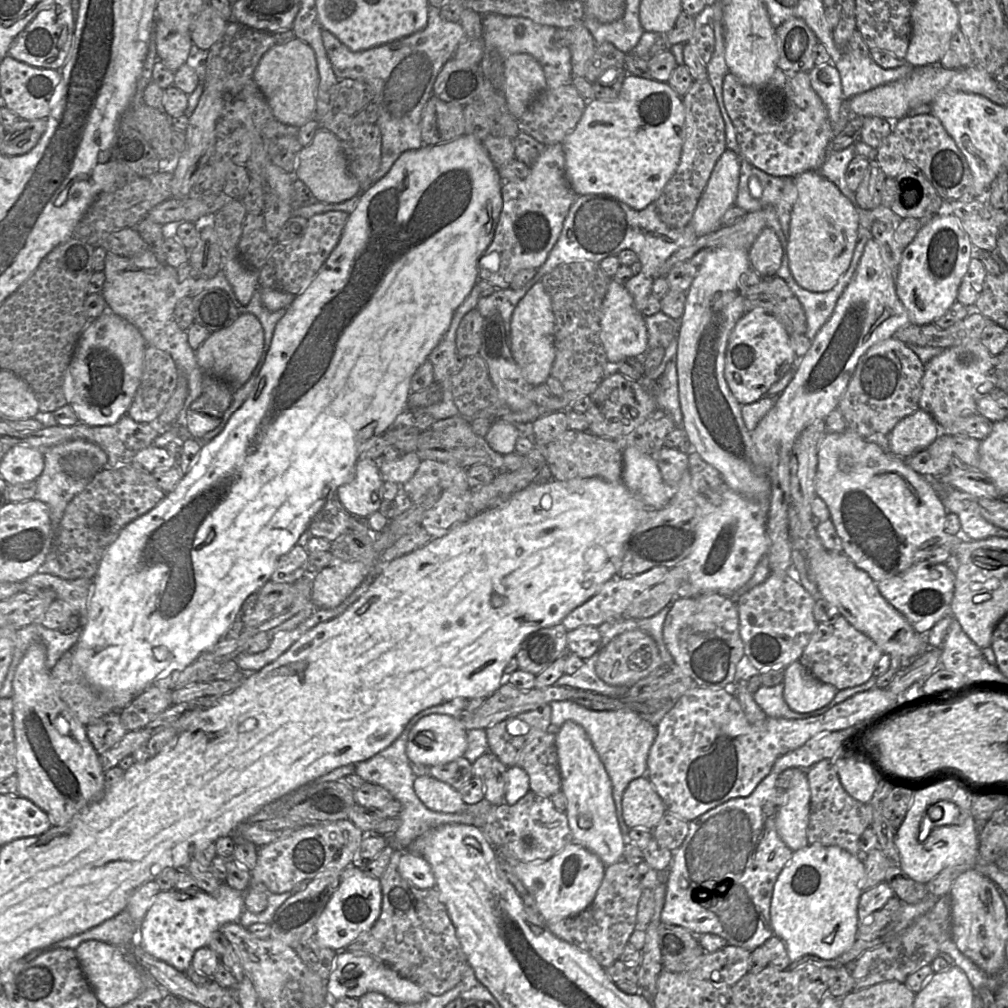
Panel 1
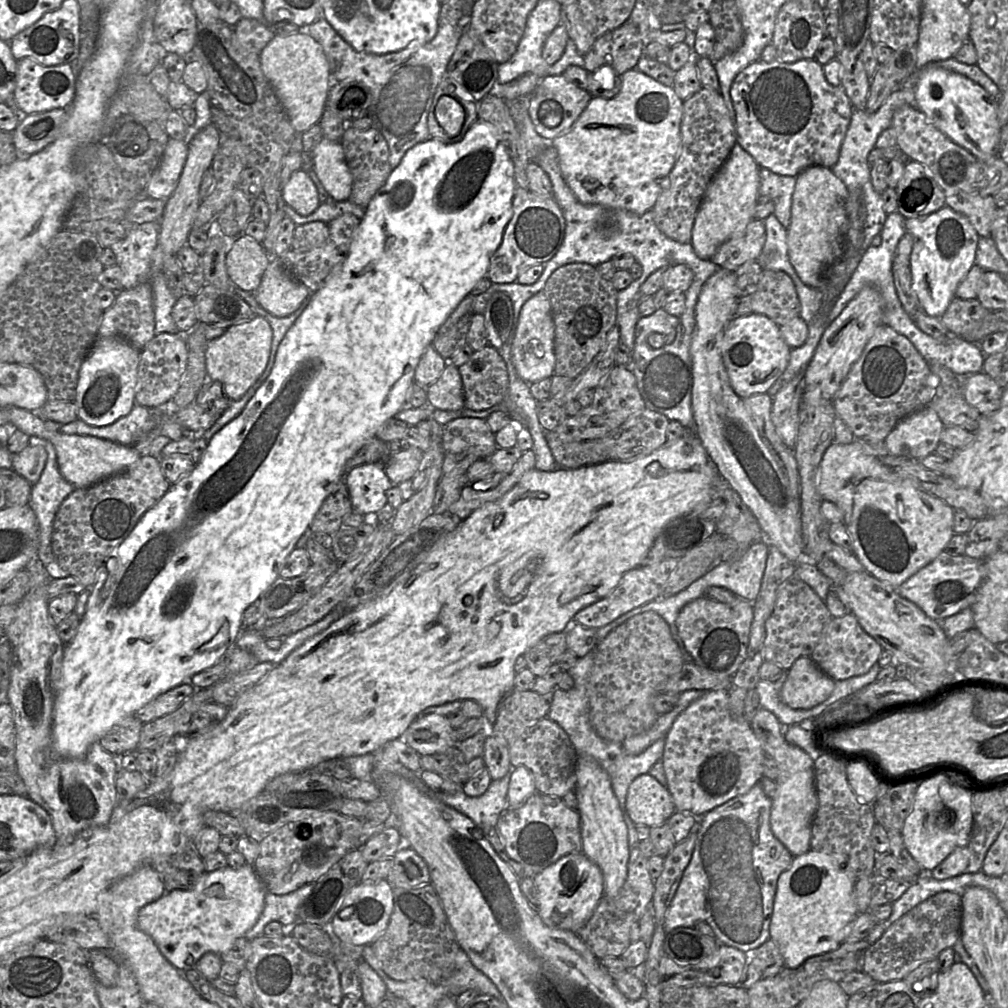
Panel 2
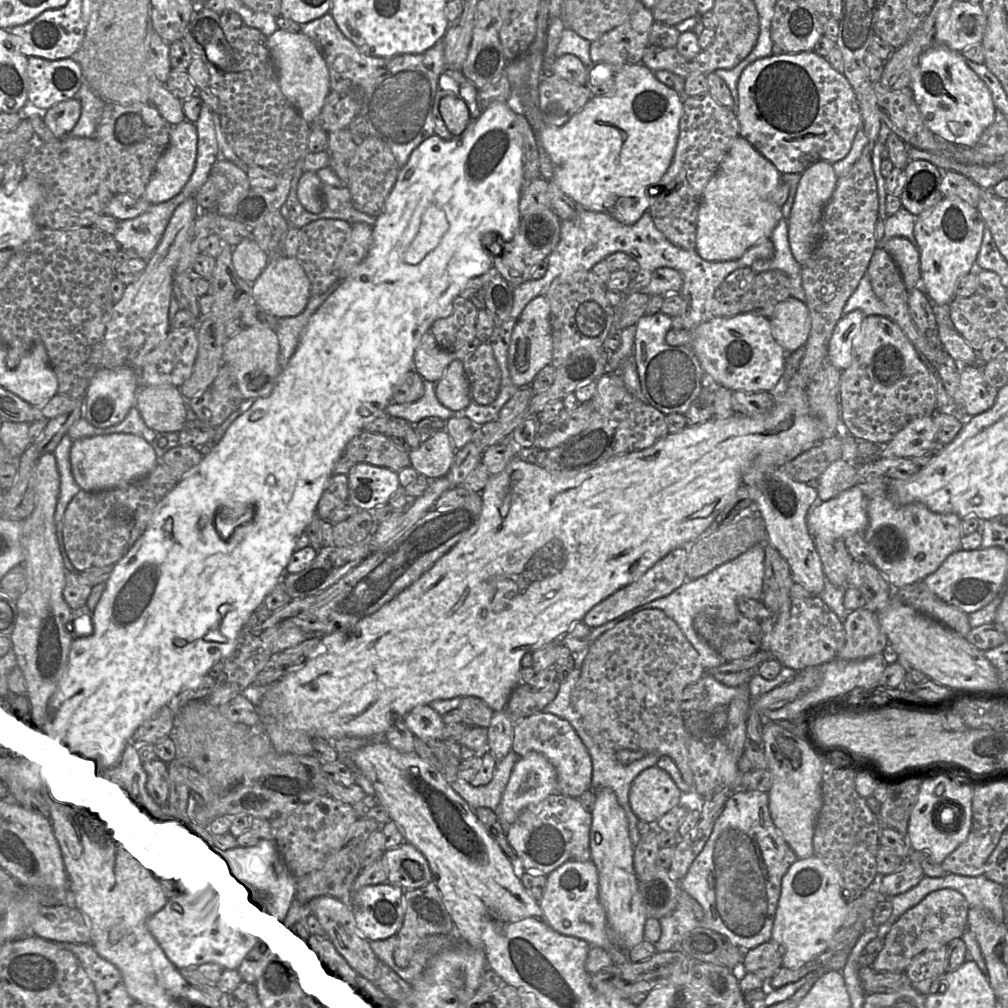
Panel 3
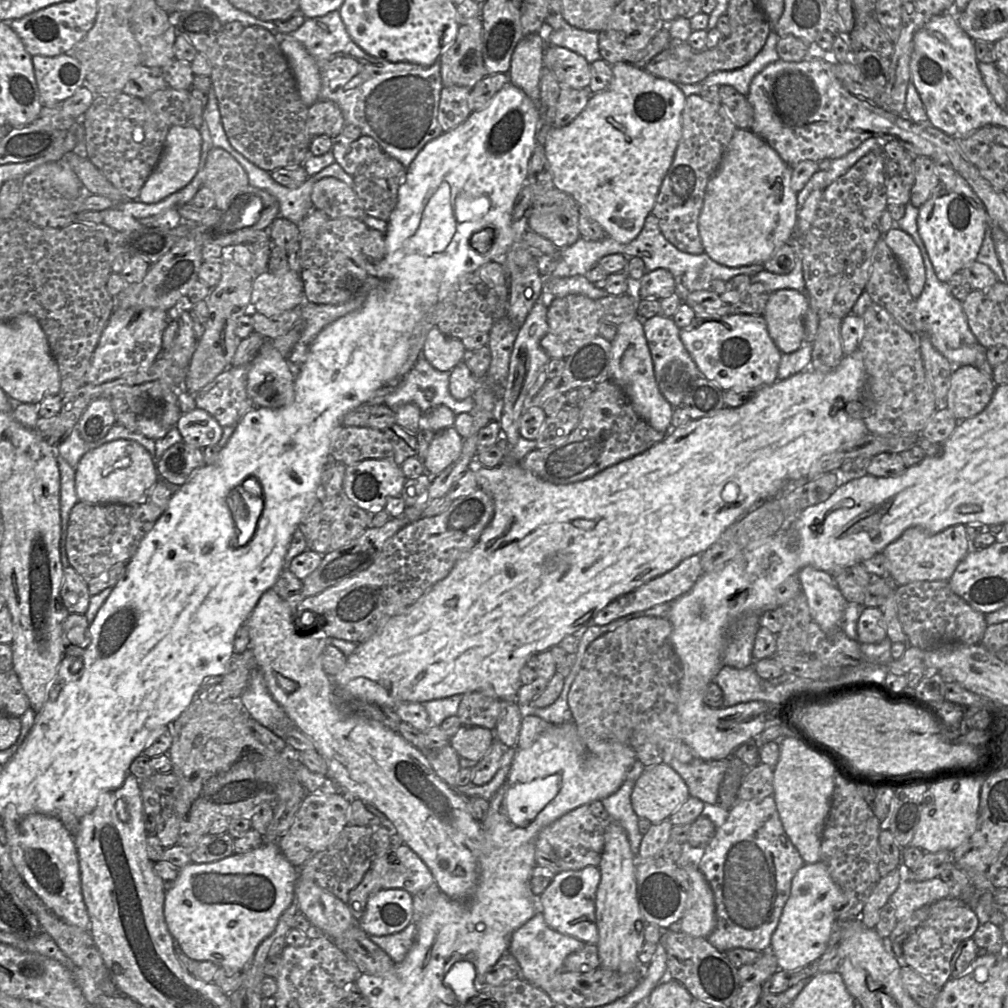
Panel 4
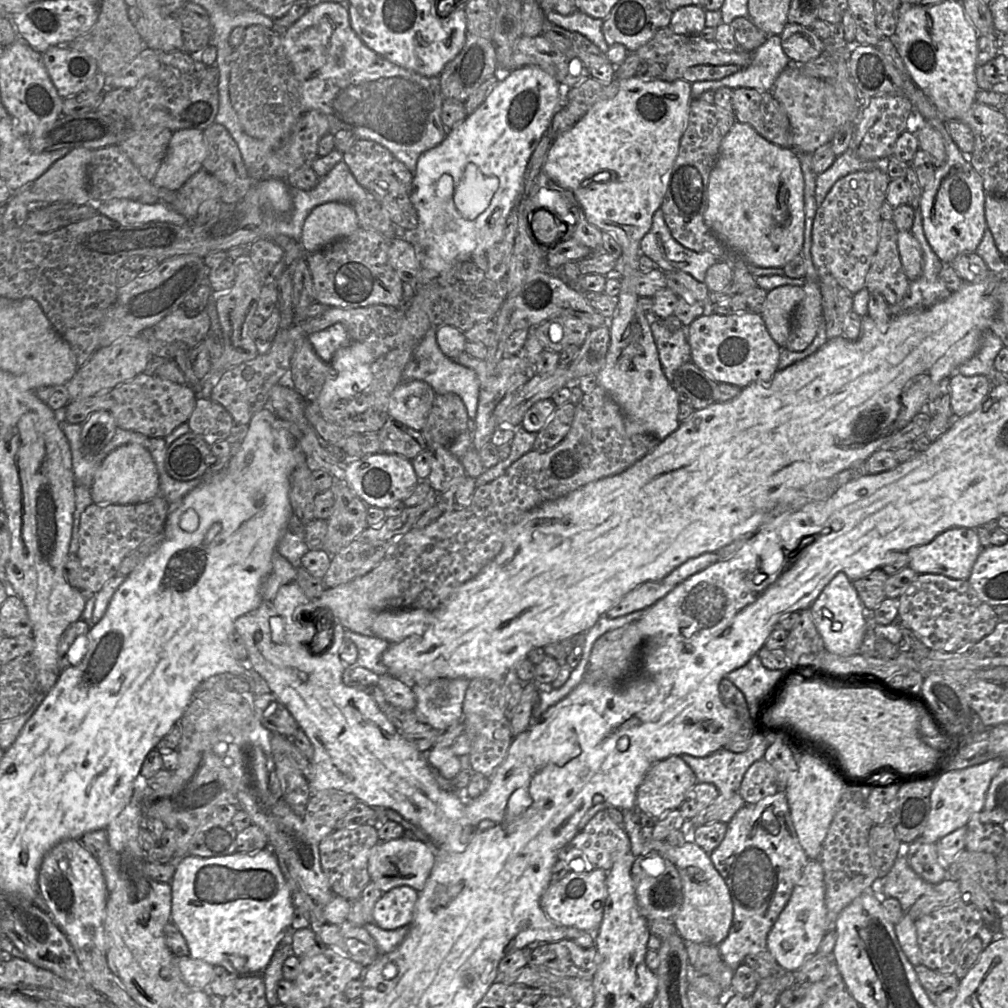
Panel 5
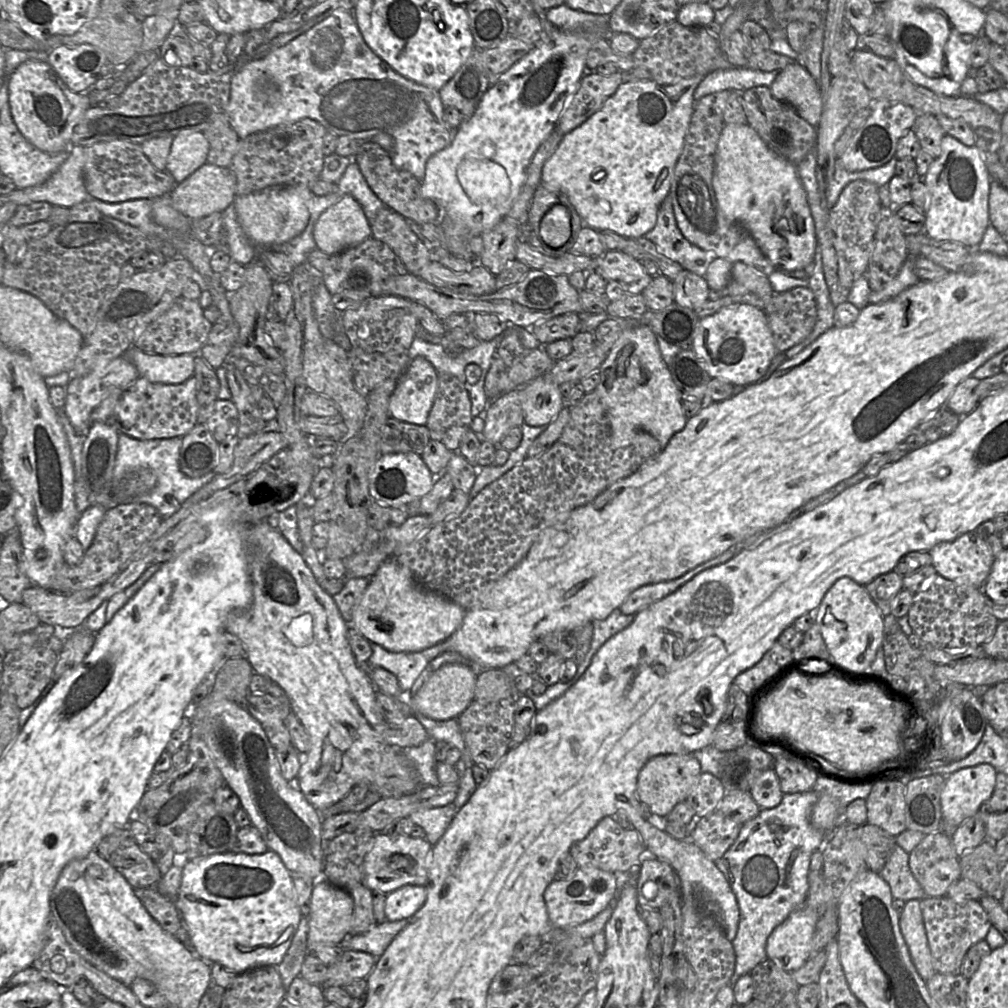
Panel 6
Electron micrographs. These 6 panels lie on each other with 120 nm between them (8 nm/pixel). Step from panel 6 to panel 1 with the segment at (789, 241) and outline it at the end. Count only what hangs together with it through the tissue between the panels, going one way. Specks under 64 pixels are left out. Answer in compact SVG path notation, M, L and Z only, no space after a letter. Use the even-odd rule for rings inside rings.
M729 149L717 161L691 219L697 237L722 227L723 215L736 200L740 162L741 158Z

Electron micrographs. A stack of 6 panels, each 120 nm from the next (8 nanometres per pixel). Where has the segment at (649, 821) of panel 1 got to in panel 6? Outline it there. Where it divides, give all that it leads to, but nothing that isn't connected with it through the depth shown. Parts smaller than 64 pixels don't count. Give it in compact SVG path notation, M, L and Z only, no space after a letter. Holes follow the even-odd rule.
M660 754L649 759L640 770L637 781L638 798L653 814L667 817L674 806L686 800L701 775L699 761L692 754Z

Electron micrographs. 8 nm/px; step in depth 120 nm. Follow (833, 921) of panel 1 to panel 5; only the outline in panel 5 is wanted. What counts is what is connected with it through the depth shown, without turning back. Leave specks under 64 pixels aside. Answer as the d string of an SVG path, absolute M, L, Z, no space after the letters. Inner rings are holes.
M817 858L810 860L803 870L803 875L794 887L791 898L767 937L767 949L776 961L786 970L799 970L807 959L815 955L826 935L824 870Z

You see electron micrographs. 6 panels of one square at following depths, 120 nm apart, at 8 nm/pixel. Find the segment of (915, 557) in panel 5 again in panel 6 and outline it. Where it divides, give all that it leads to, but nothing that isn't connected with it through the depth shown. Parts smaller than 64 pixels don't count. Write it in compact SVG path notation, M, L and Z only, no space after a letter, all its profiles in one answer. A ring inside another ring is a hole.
M975 531L964 533L953 541L940 542L929 553L937 574L948 580L978 588L982 588L995 560L987 540Z

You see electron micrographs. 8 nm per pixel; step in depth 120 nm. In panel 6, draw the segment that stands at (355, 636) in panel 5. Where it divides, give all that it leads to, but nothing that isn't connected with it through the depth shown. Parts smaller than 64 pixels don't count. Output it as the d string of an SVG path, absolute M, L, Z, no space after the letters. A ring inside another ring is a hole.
M445 640L418 652L393 652L377 643L371 643L372 654L368 663L372 667L382 667L398 680L403 692L408 692L427 664L445 651L449 651L449 641Z

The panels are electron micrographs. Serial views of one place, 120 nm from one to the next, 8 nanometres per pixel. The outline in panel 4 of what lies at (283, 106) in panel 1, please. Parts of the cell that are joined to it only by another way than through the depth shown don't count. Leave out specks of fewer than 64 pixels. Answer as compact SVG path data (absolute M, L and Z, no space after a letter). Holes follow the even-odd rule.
M291 33L276 35L295 76L302 101L312 106L319 100L321 75L314 57Z

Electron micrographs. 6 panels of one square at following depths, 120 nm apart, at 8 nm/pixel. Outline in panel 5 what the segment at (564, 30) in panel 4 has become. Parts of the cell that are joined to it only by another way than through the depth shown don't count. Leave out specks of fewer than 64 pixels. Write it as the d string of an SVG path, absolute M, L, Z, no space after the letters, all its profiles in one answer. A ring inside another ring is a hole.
M579 10L570 15L561 15L556 11L551 11L545 15L545 18L561 28L582 34L602 52L607 53L609 45L602 32L602 19L593 18Z

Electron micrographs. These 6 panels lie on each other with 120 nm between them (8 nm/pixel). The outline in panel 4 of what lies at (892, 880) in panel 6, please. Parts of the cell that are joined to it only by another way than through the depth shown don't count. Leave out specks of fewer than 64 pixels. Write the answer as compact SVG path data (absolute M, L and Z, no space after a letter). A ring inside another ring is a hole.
M939 877L926 881L903 879L890 901L895 907L897 921L901 922L922 906L950 897L950 894L951 888Z

